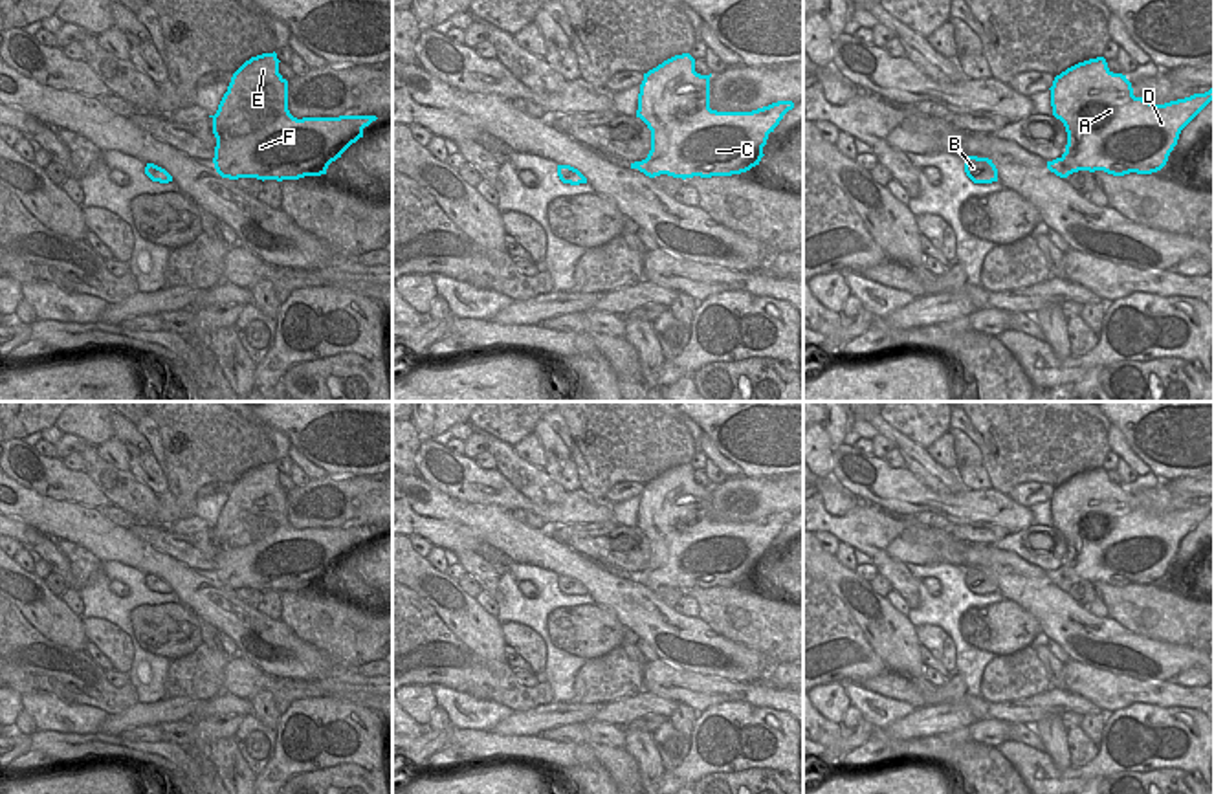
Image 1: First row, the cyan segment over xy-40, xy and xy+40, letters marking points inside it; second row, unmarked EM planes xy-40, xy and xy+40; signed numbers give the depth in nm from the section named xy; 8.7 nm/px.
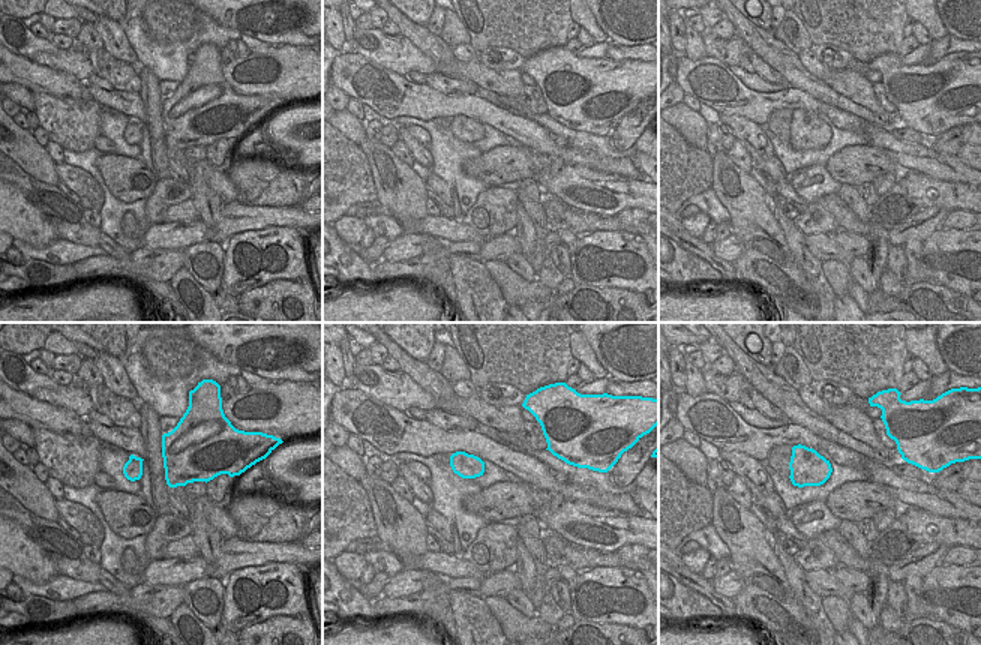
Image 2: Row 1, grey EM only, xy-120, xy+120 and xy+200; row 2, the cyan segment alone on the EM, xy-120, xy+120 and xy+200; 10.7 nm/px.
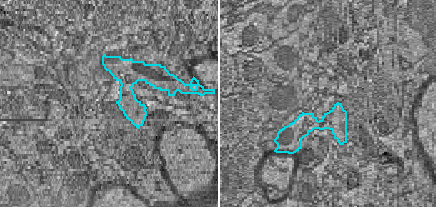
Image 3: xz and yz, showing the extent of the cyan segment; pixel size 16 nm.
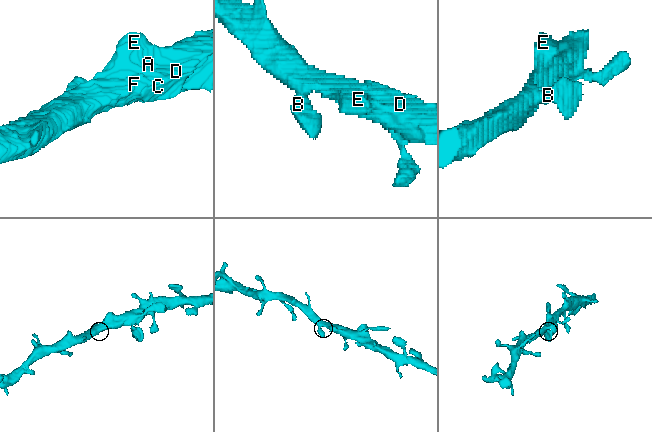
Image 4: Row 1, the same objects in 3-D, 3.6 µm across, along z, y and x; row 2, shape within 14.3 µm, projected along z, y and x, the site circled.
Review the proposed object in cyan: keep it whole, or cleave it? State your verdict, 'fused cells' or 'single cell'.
single cell

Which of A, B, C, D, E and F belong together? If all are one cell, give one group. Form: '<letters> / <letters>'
A B C D E F

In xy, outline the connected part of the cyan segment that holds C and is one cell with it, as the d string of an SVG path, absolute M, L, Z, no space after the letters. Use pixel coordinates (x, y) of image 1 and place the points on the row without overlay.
M690 464L644 484L636 528L651 541L651 561L631 579L649 589L668 585L686 590L732 587L759 576L768 545L794 513L717 523L710 519L710 488L695 482Z

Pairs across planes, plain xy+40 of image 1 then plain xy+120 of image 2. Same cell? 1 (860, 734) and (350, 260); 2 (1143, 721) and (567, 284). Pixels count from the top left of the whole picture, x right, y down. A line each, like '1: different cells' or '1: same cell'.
1: different cells
2: different cells

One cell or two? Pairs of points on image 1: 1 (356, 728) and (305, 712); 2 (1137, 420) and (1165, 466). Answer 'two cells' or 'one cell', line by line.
1: one cell
2: one cell

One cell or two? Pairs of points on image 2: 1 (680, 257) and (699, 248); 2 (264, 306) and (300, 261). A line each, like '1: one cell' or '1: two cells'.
1: two cells
2: two cells

